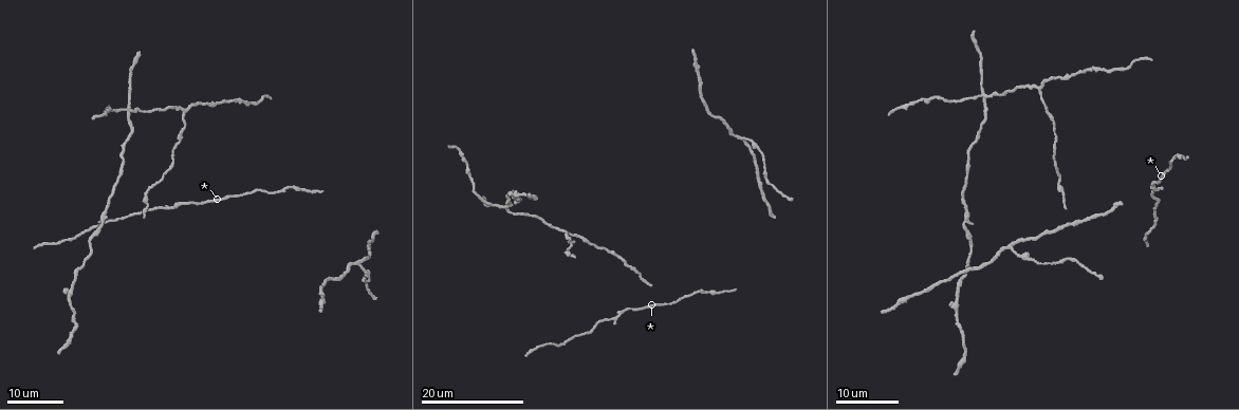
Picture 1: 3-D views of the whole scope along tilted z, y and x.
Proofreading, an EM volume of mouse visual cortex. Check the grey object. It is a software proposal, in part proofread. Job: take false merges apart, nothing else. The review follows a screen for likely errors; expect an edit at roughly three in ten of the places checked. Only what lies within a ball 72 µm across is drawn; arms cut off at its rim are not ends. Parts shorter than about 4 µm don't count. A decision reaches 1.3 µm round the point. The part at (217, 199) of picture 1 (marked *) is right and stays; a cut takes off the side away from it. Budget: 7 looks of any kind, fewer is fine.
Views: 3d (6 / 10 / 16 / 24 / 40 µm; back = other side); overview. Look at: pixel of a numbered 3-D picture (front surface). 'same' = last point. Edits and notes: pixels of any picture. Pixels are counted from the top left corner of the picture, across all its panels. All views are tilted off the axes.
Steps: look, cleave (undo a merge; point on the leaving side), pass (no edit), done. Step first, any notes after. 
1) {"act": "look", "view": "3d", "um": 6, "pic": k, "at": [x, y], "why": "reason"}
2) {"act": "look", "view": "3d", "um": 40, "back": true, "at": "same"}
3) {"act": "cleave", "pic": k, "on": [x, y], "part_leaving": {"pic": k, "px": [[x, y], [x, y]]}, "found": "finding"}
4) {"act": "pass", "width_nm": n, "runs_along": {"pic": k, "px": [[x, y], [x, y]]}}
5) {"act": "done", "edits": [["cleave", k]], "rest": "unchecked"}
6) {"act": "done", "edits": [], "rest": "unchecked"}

{"act": "look", "view": "3d", "um": 16, "pic": 1, "at": [360, 264], "why": "small branch off a trunk"}

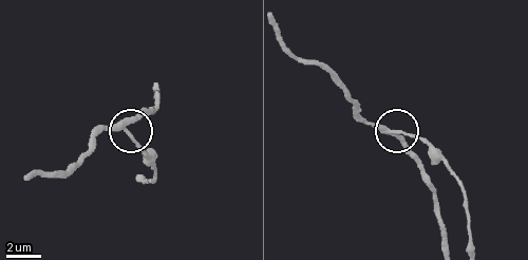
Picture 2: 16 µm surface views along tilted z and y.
{"act": "look", "view": "3d", "um": 6, "pic": 2, "at": [395, 129]}

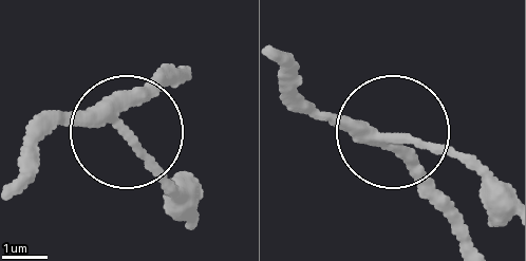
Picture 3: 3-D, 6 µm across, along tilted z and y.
{"act": "cleave", "pic": 3, "on": [158, 168], "width_nm": 260, "part_leaving": {"pic": 3, "px": [[386, 137], [453, 159], [504, 216]]}, "found": "two neurons meet here"}

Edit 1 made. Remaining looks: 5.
{"act": "look", "view": "overview"}

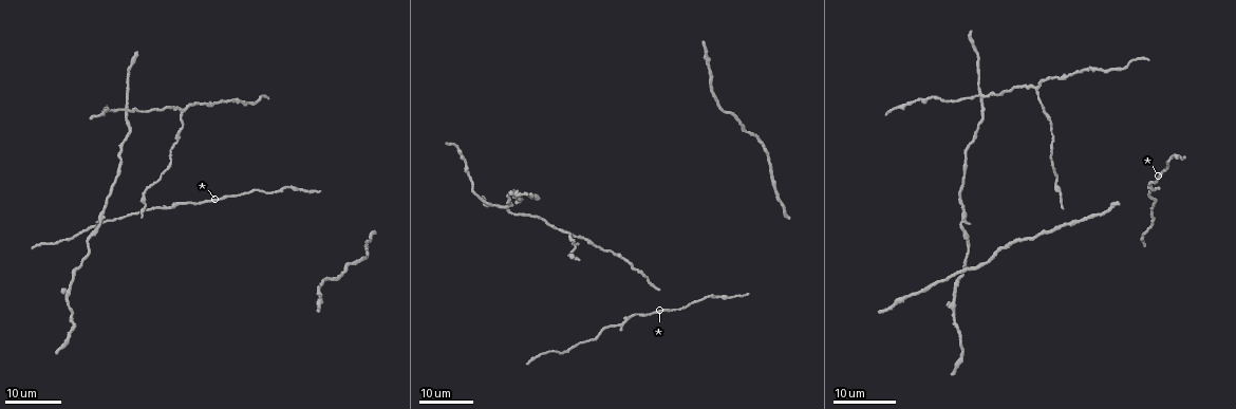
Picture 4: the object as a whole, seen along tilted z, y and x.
{"act": "look", "view": "3d", "um": 24, "pic": 4, "at": [983, 94], "why": "four-way junction"}

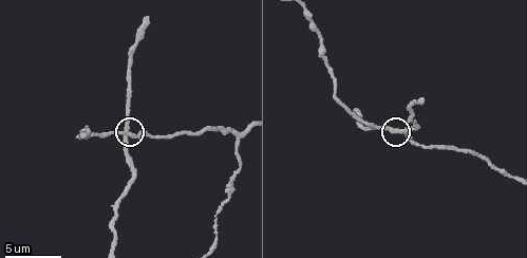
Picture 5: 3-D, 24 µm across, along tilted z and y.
{"act": "look", "view": "3d", "um": 10, "pic": 5, "at": [127, 137], "why": "zoom in"}

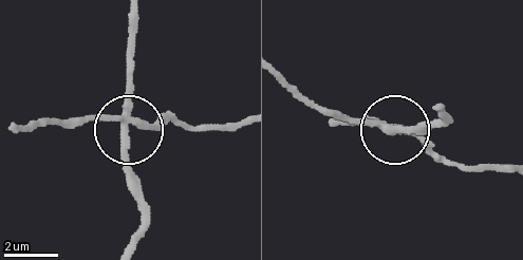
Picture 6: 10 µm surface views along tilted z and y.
{"act": "look", "view": "3d", "um": 6, "pic": 6, "at": [124, 124]}

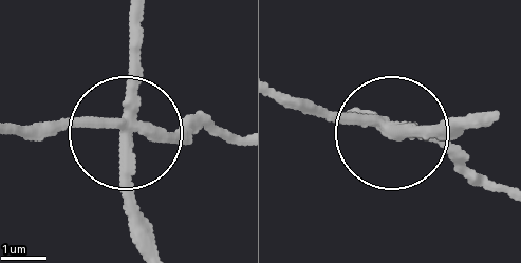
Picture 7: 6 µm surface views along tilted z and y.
{"act": "cleave", "pic": 7, "on": [121, 190], "side_arm_um": 21, "arms": 4, "found": "a second neuron is stuck on"}

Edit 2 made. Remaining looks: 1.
{"act": "look", "view": "3d", "um": 10, "pic": 5, "at": [241, 134], "why": "three arms meet"}

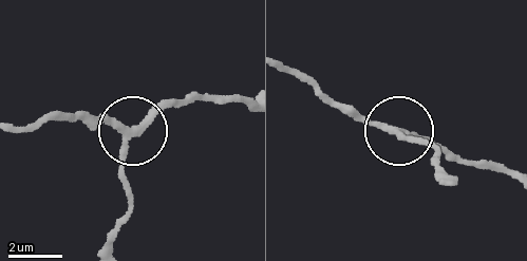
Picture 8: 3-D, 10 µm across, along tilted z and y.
{"act": "pass", "runs_along": {"pic": 8, "px": [[108, 242], [131, 200], [125, 151], [131, 137], [180, 100]]}, "found": "continuous, no second neuron"}

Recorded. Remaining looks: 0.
{"act": "done", "edits": [["cleave", 3], ["cleave", 7]], "rest": "unchecked"}

